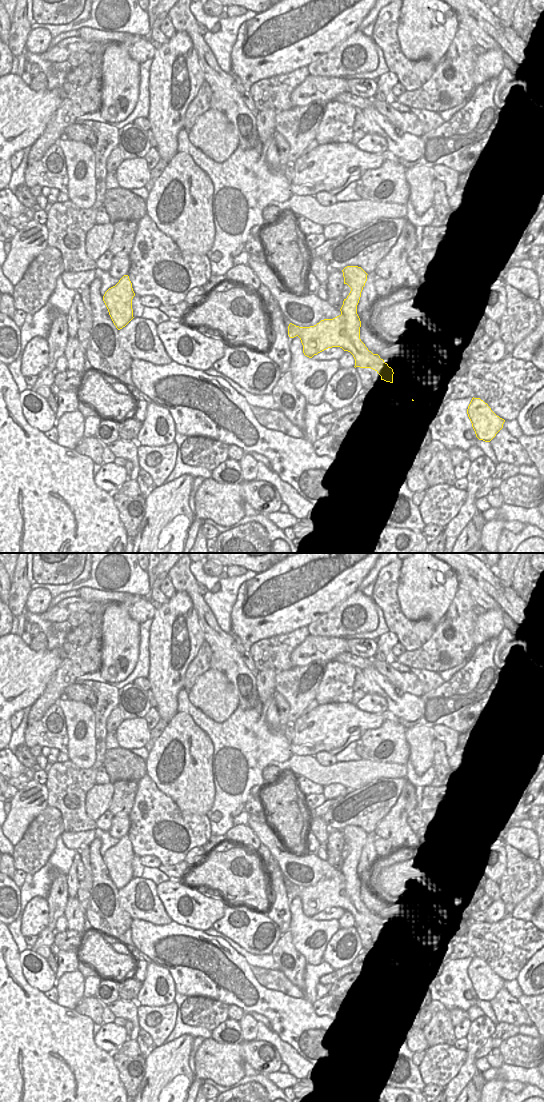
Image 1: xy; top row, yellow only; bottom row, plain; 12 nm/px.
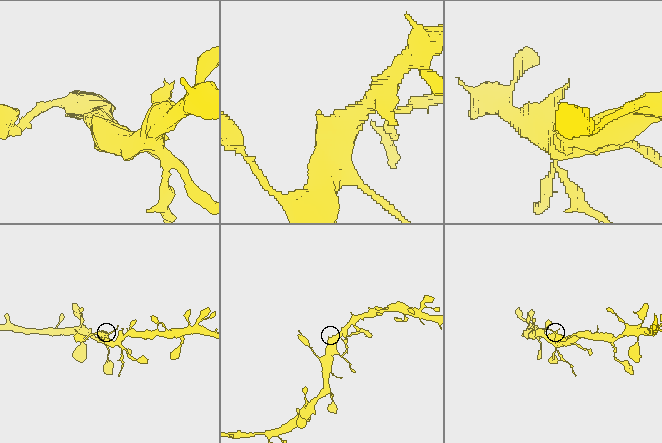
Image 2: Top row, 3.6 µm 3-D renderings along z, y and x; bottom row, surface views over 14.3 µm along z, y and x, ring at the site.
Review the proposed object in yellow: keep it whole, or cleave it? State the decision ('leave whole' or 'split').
leave whole

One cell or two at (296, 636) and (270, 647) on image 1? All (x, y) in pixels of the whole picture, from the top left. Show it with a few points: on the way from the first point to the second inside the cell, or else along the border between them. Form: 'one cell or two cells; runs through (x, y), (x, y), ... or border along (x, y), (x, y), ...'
one cell; runs through (290, 641), (280, 647), (276, 647)

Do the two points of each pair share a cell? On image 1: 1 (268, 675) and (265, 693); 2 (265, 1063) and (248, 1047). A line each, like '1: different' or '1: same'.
1: same
2: same

